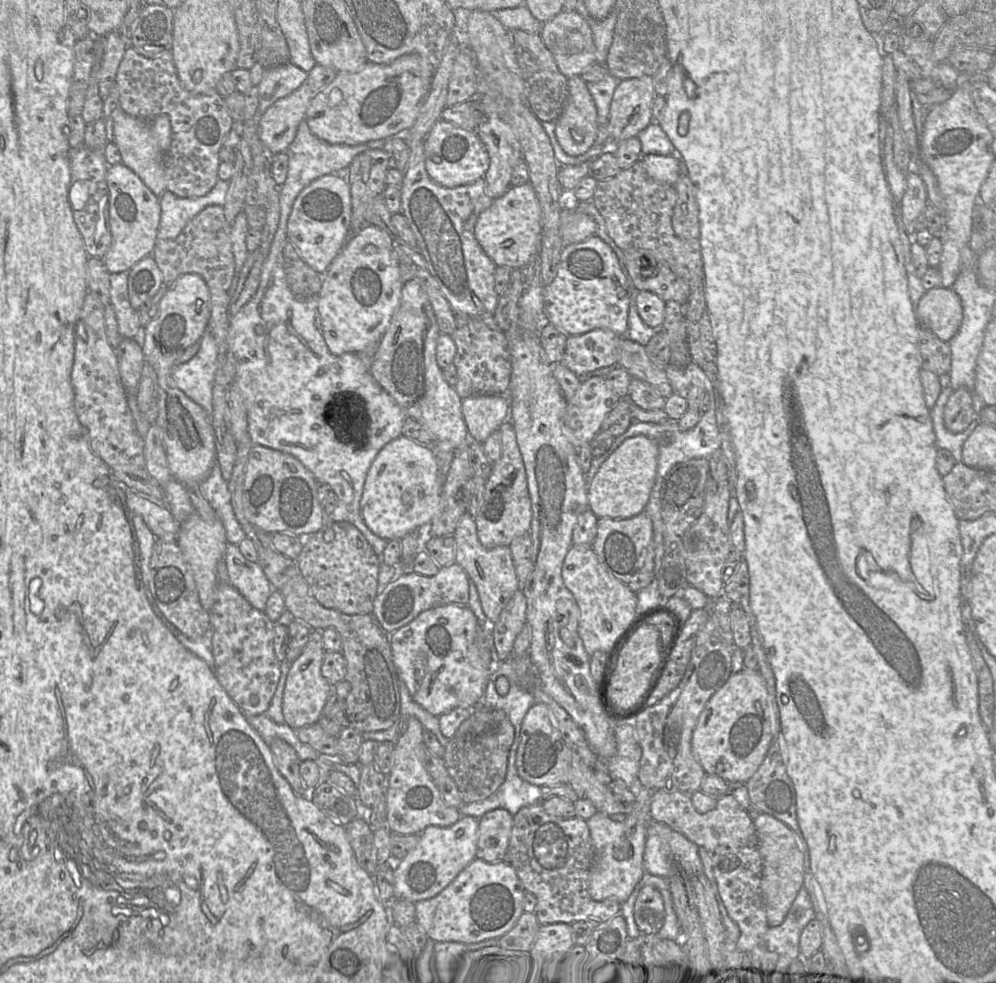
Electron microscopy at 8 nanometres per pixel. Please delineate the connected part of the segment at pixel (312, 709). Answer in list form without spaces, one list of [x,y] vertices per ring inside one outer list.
[[[313,630],[301,655],[291,664],[284,688],[282,711],[285,723],[293,729],[316,724],[332,693],[333,686],[321,674],[325,652],[321,631]]]

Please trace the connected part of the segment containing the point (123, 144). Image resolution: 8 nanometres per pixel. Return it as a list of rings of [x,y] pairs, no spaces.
[[[121,108],[112,112],[114,120],[113,142],[120,151],[122,163],[131,169],[143,183],[157,196],[167,191],[163,168],[163,158],[171,144],[171,124],[166,115],[145,121],[135,118]]]

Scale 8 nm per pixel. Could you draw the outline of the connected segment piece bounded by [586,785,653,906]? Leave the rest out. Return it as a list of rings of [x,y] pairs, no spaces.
[[[636,785],[631,787],[636,795],[635,810],[622,822],[612,820],[603,812],[596,812],[586,822],[595,849],[595,861],[590,874],[588,892],[598,902],[615,901],[620,906],[631,896],[645,874],[643,858],[646,829],[651,821],[649,814],[652,791]]]

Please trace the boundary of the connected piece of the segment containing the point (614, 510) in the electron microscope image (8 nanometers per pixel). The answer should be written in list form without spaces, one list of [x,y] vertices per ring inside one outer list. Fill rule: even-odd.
[[[646,436],[627,438],[614,450],[588,484],[589,509],[598,518],[625,519],[645,511],[655,483],[658,444]]]

